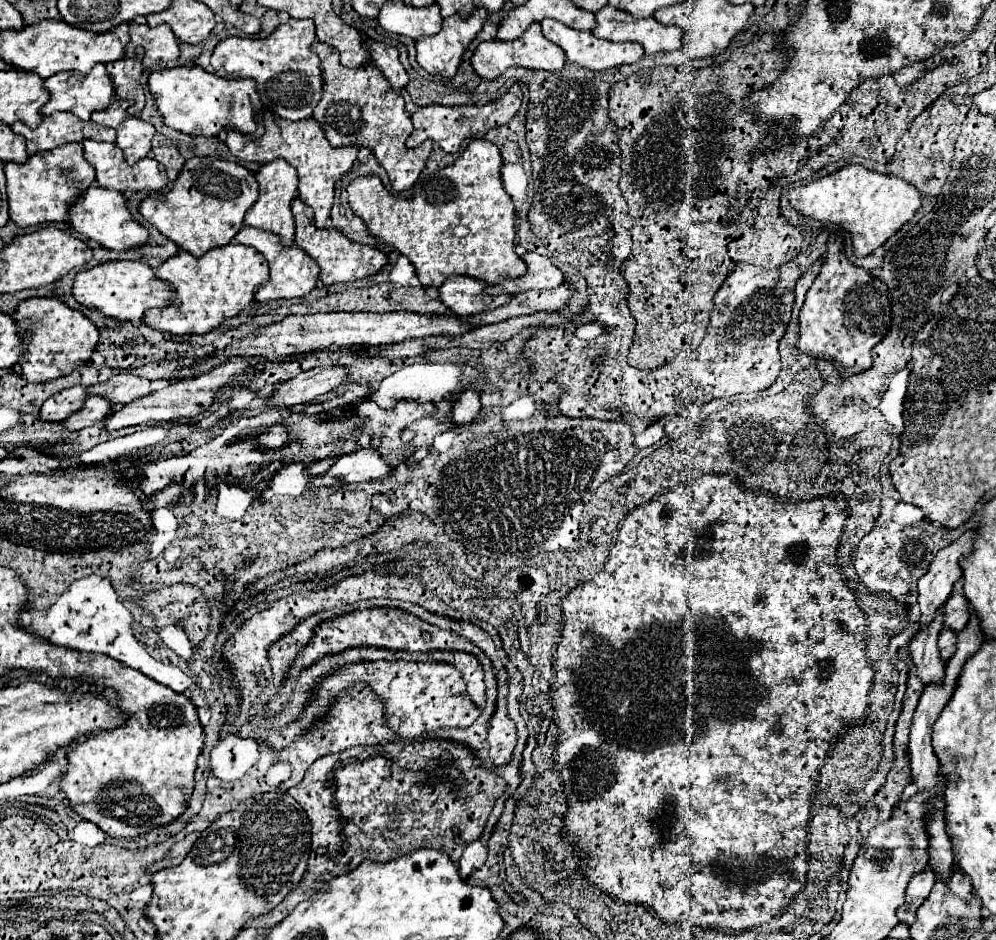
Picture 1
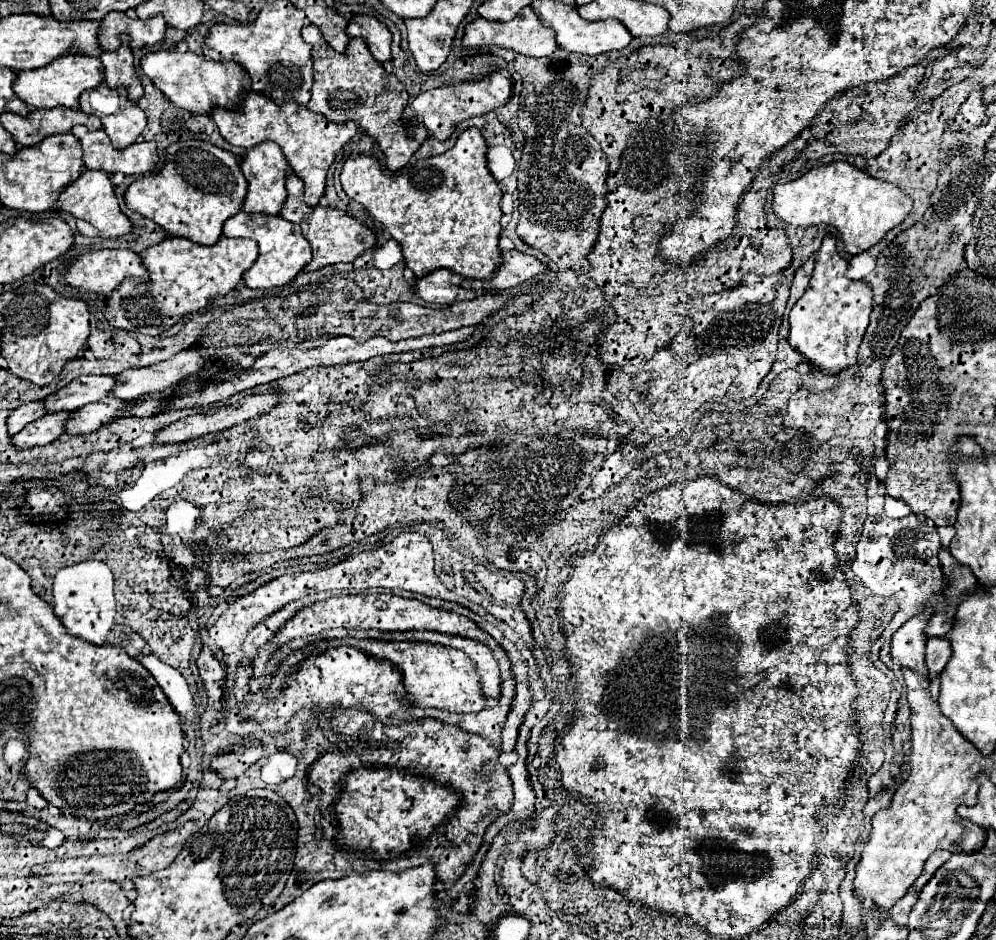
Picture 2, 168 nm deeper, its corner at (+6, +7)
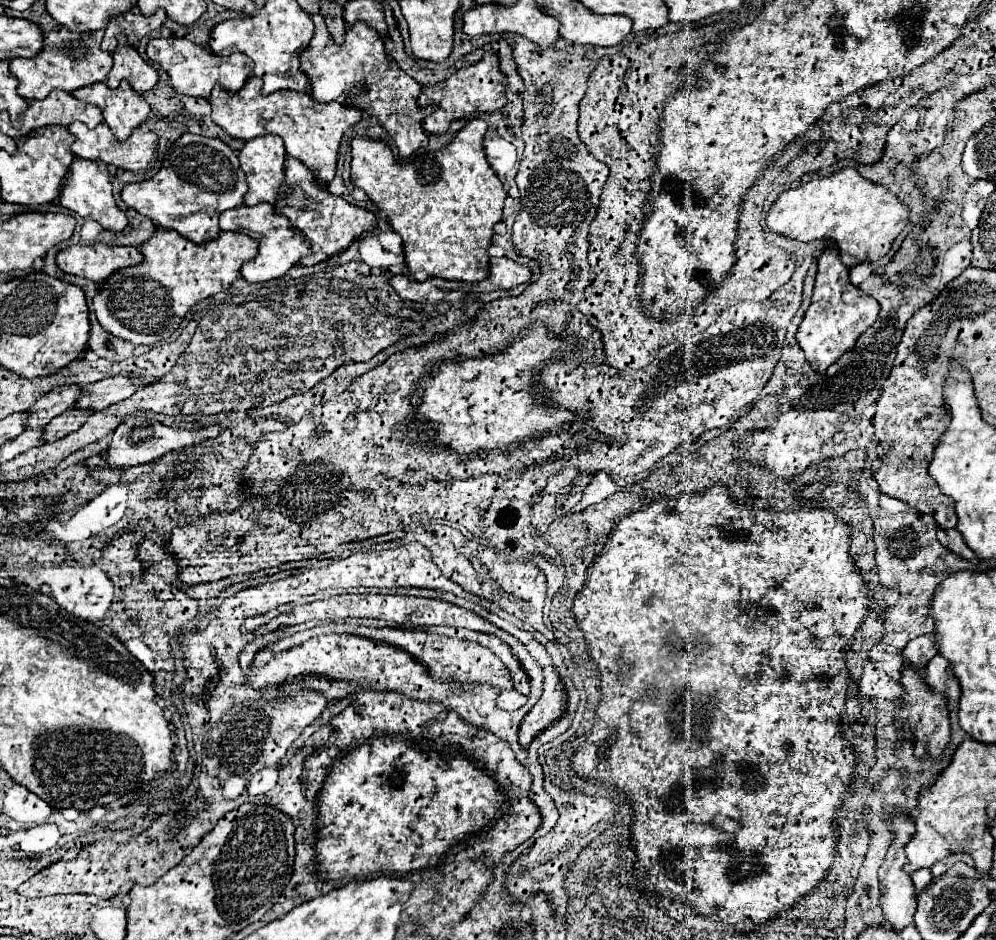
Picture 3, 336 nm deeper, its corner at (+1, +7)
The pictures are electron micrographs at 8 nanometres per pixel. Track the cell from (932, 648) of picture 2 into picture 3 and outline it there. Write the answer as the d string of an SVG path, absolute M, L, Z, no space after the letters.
M941 654L933 656L929 666L925 666L925 682L945 698L959 700L959 682L953 674L953 668L949 666L949 660L941 658Z

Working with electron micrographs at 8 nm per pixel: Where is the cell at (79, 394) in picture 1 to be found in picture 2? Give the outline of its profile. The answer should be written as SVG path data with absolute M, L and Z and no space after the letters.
M44 400L40 402L30 402L26 406L20 406L16 410L12 410L8 414L8 420L6 420L6 426L8 426L8 434L14 436L18 434L26 424L30 424L32 420L40 418L44 414Z

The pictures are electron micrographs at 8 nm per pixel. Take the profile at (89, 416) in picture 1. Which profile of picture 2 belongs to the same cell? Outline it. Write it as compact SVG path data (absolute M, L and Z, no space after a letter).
M44 414L42 418L30 422L26 428L22 428L16 436L12 436L12 442L16 448L34 448L34 446L46 446L52 444L62 436L64 418L68 414Z

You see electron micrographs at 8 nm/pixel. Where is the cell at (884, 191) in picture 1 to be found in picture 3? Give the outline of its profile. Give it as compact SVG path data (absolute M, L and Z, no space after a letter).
M841 168L831 176L813 178L797 188L781 192L767 212L765 222L769 230L801 242L829 238L837 244L841 262L855 266L885 256L893 240L909 224L909 214L911 210L891 190L865 180L855 168Z

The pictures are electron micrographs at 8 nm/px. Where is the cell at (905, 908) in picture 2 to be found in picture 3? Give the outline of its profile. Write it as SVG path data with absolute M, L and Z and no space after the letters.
M921 868L921 870L915 870L911 874L911 878L913 878L913 884L915 884L915 896L919 896L925 890L925 886L931 882L933 876L931 876L929 868Z

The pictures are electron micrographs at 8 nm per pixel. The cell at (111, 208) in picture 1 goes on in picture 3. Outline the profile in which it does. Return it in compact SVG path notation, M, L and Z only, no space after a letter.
M77 158L71 164L67 184L63 186L61 204L67 210L79 214L85 220L91 218L91 220L99 222L105 230L121 232L127 226L127 216L115 204L115 198L113 198L113 192L111 192L111 176L109 176L109 170L107 170L105 162L91 162L91 160L79 160Z

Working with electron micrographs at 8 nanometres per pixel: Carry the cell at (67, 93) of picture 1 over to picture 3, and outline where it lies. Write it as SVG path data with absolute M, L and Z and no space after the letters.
M63 26L51 30L45 36L45 48L41 54L35 58L17 58L11 60L11 74L19 80L19 96L25 100L43 100L49 96L51 90L59 88L65 92L73 92L77 88L95 84L95 82L105 82L107 74L113 66L113 58L109 52L101 50L101 40L103 40L103 30L95 32L71 32Z

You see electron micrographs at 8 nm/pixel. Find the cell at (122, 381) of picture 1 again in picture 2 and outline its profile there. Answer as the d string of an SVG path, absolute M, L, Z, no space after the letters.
M80 376L72 380L62 390L50 394L44 400L46 412L72 412L80 406L86 406L88 402L96 402L100 398L106 398L112 392L112 386L116 386L114 376Z

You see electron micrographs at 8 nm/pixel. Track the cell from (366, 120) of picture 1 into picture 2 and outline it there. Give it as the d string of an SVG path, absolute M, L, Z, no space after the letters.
M314 24L302 28L302 38L312 46L312 62L314 62L314 86L308 108L312 112L326 116L330 122L336 124L354 120L380 144L382 152L386 154L388 170L396 172L402 166L406 166L410 156L428 138L428 132L426 128L414 128L412 134L406 132L406 125L402 122L402 112L410 96L404 90L402 82L394 74L388 74L382 68L382 64L370 54L362 38L350 38L344 54L332 50L324 40L322 32Z

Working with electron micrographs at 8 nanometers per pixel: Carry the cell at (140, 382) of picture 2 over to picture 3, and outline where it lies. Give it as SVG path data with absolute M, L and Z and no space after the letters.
M135 374L103 378L103 380L83 388L77 408L101 410L101 408L107 408L111 404L117 404L117 402L129 398L131 394L135 394L143 386L145 386L145 382L141 382L141 378L137 378Z

